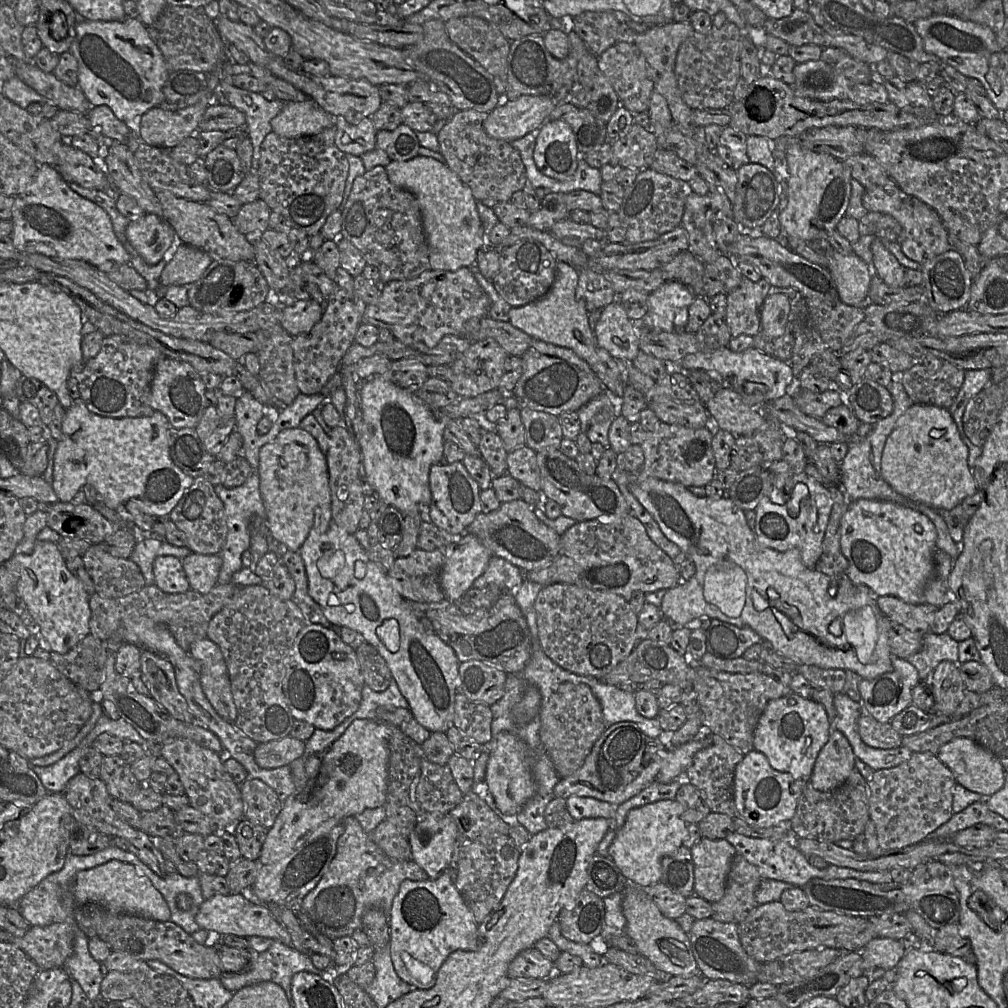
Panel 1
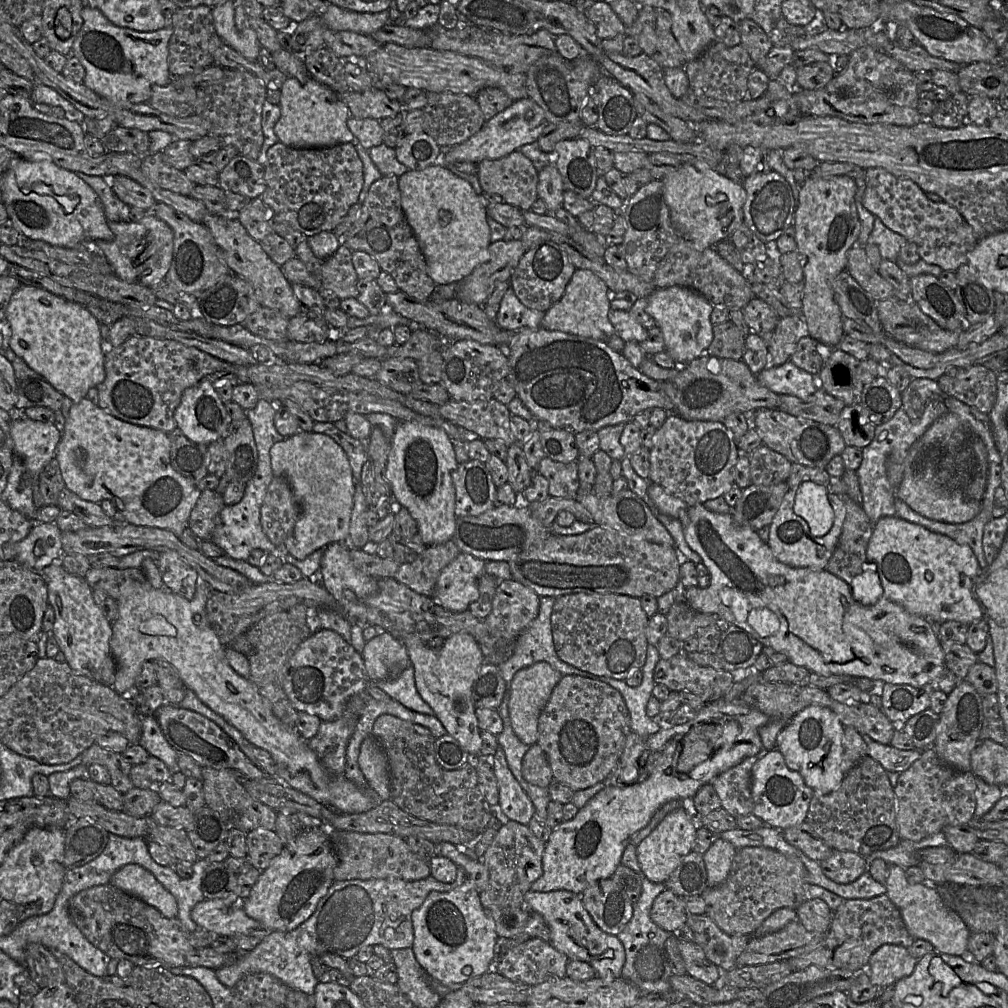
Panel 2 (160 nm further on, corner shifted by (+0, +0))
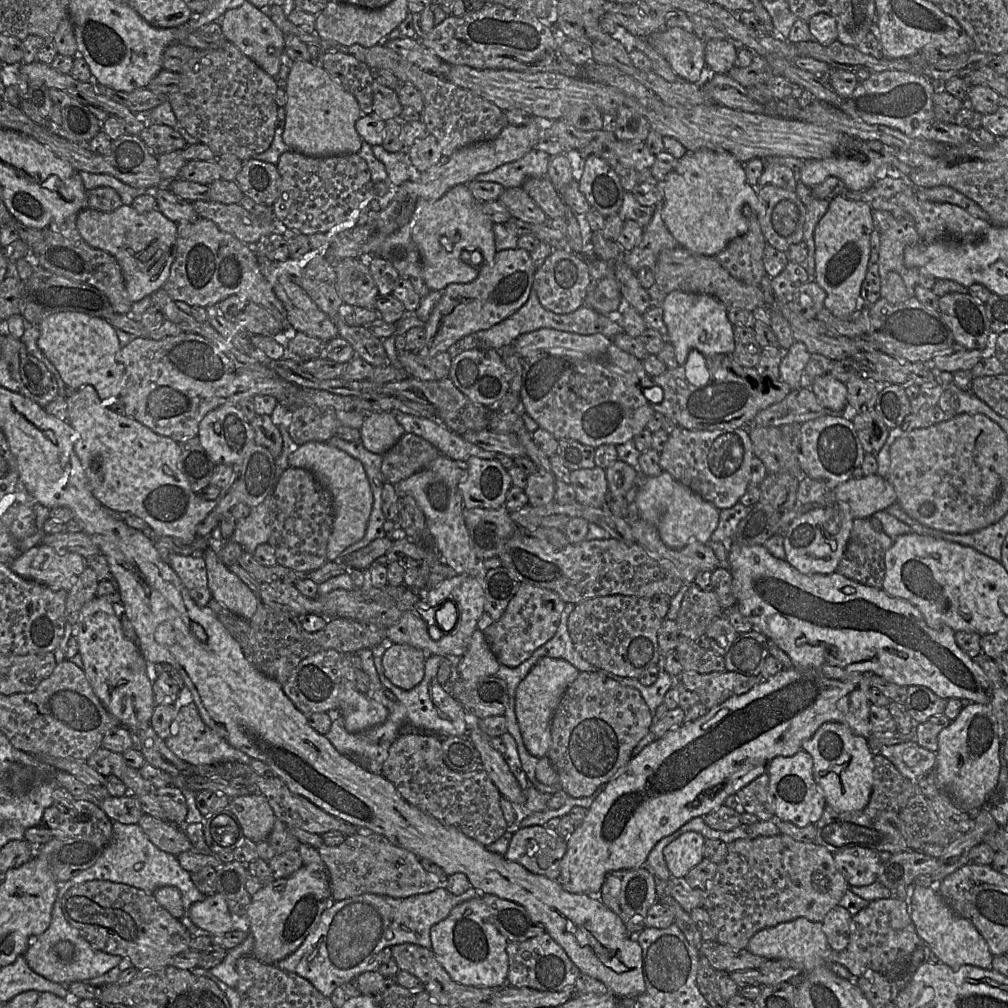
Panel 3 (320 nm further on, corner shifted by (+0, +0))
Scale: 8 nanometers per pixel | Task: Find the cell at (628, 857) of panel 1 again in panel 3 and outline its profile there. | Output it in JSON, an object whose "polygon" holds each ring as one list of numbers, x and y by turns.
{"polygon":[[689,831,664,848,663,856,671,879,683,880,685,875,704,859,704,841,701,834]]}

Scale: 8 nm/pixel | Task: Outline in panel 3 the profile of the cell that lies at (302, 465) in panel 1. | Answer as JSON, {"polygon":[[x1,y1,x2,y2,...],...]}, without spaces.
{"polygon":[[308,442,288,456,293,468,305,469,325,486,332,496,334,520,327,545,327,560,334,561,349,546,363,539,372,508,370,485,361,462,327,442]]}

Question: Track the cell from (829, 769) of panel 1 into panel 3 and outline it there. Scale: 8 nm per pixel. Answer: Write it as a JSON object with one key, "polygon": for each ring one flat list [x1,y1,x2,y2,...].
{"polygon":[[821,666,818,668,797,669,791,667,780,673,764,678,747,693,733,696,723,703,708,709,707,712,693,723,683,723,666,732,661,738,651,742,643,750,621,768,606,784,603,791,596,797,583,822,576,827,575,831,567,839,567,850,560,864,560,876,558,882,562,888,570,893,598,895,605,877,613,871,637,869,646,864,647,857,655,845,664,837,669,836,680,829,684,824,695,817,703,817,709,812,723,806,728,796,735,795,737,791,748,785,754,779,767,773,769,763,778,756,793,756,802,750,803,744,810,740,819,728,827,722,838,722,846,725,856,736,865,737,869,742,871,733,869,715,871,703,867,691,871,687,871,676,853,674,845,669,833,666]]}

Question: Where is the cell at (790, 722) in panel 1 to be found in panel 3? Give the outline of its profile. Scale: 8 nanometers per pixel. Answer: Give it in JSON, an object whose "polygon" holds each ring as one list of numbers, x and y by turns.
{"polygon":[[827,722,803,744,802,750,813,759,814,779,827,805,842,812,860,811,867,806,873,785,874,752,865,737,854,735,842,723]]}

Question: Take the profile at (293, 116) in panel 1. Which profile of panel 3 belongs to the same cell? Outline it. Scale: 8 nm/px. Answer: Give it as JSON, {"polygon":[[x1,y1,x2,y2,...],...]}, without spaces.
{"polygon":[[287,60,287,62,289,62,291,72,285,88,287,93,286,124,284,125,282,138,290,151,309,157,359,153,363,139,356,130,356,123,364,114,355,96,332,78,321,65,310,61,293,62]]}

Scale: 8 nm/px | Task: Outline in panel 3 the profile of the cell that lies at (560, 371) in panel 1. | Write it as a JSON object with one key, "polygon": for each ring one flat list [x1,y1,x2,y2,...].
{"polygon":[[541,328,520,335,513,342,513,345,522,365,522,386,519,393,522,407,521,410,527,413,539,425,539,427,545,429,558,441,575,440,593,448,603,444,622,444,628,440,632,440,635,435,644,430,647,423,655,413,651,406,652,380,644,370,642,362,618,348,613,340,608,339,602,334,579,335,552,328]]}

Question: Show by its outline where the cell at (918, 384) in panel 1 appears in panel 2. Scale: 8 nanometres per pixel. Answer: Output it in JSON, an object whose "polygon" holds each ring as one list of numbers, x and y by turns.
{"polygon":[[982,365,959,368,953,377,942,375,938,380,940,388,949,396,977,408,982,413,989,414,997,399,997,376,990,369]]}

